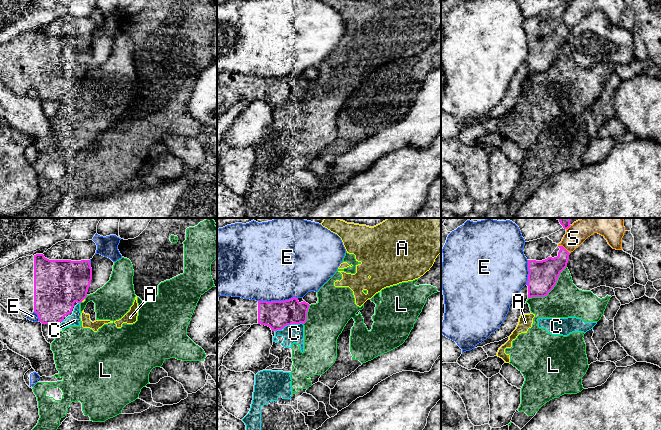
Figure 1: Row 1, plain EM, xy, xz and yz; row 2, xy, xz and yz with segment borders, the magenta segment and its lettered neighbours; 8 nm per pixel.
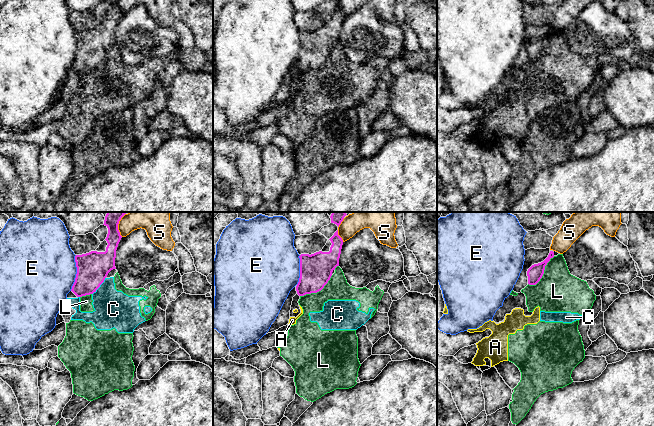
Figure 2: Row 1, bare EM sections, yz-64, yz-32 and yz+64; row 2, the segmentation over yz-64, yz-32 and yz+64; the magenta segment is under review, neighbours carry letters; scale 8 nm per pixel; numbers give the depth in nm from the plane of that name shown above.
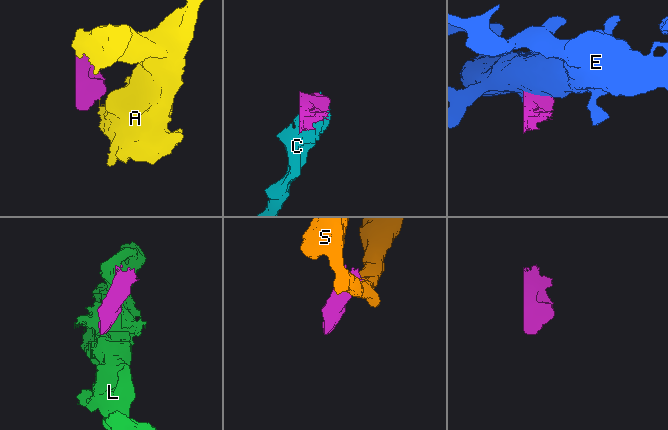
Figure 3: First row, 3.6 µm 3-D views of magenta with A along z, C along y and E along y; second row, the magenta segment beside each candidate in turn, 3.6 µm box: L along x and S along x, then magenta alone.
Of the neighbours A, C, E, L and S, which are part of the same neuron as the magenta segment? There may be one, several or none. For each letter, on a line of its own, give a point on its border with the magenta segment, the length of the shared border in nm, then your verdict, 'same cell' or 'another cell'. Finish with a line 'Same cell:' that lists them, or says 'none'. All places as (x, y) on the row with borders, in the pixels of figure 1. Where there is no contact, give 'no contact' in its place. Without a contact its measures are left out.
A: xy (82, 300) | 40 nm | another cell
C: xz (288, 324) | 240 nm | another cell
E: xz (277, 301) | 320 nm | another cell
L: yz (551, 289) | 420 nm | another cell
S: yz (564, 248) | 120 nm | another cell
Same cell: none

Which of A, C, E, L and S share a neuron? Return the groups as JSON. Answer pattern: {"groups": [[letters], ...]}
{"groups": [["A", "C"], ["E"], ["L"], ["S"]]}

